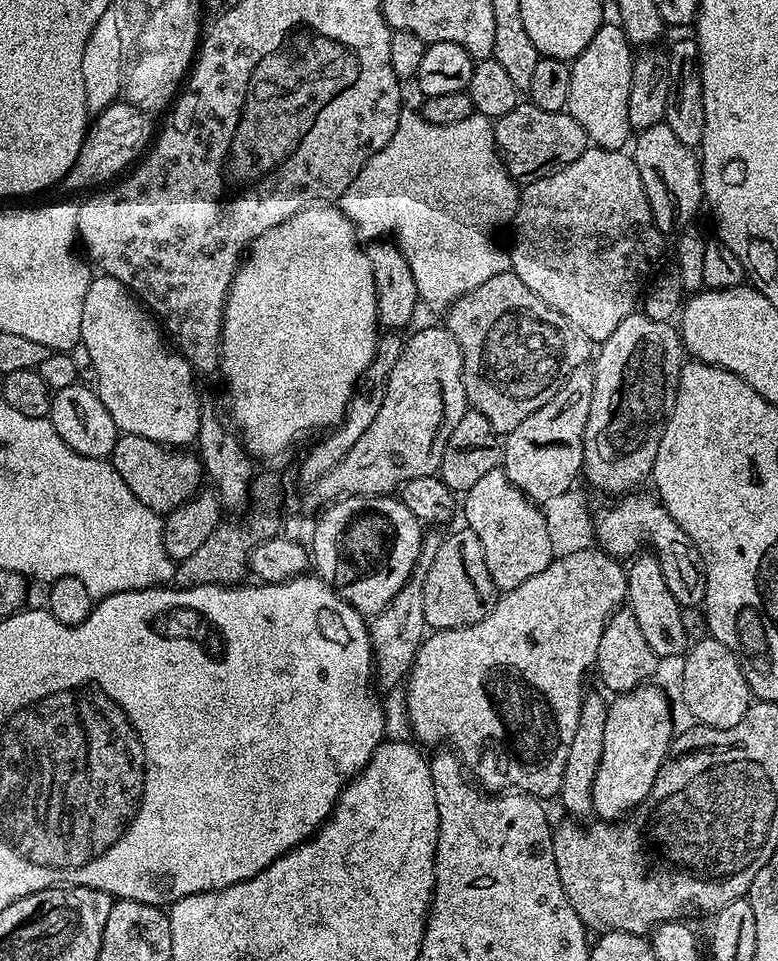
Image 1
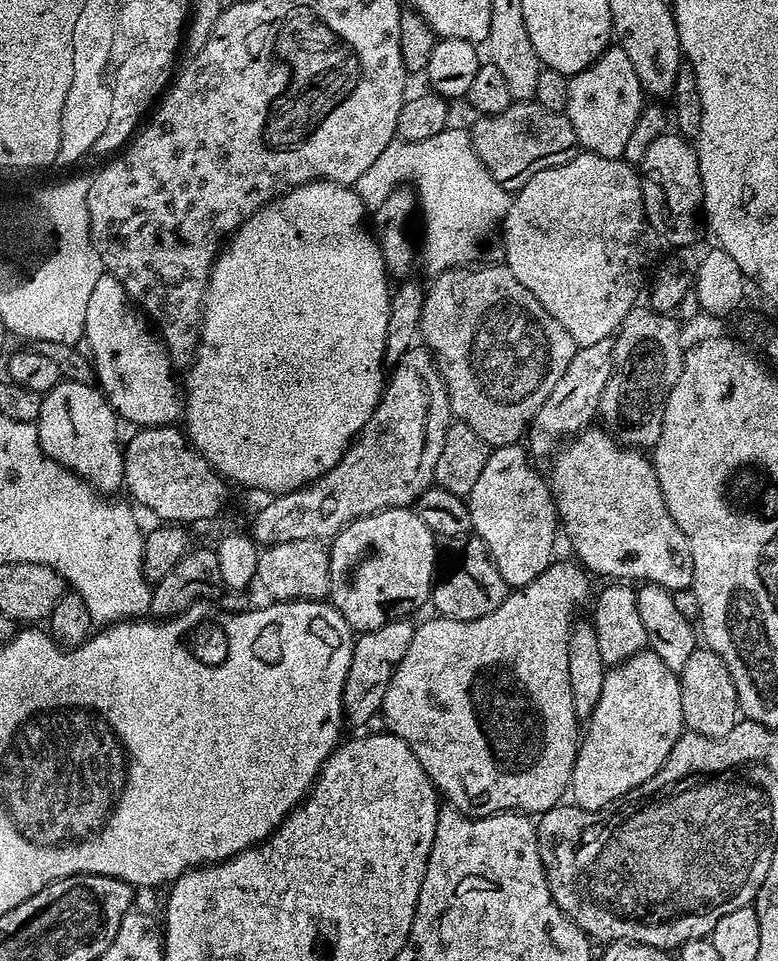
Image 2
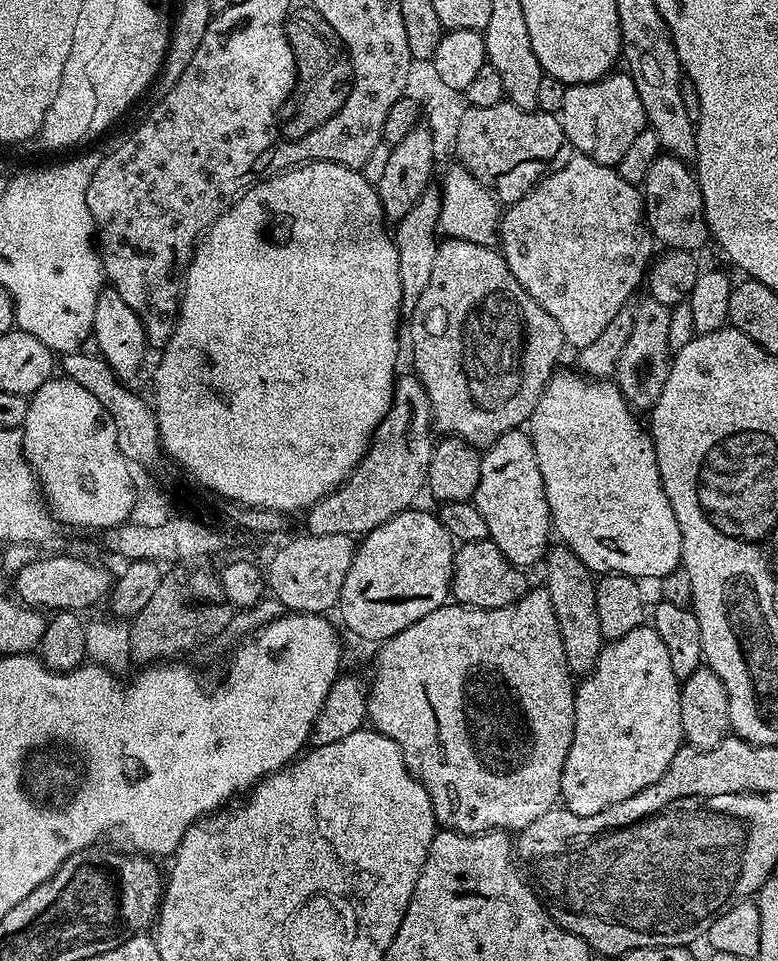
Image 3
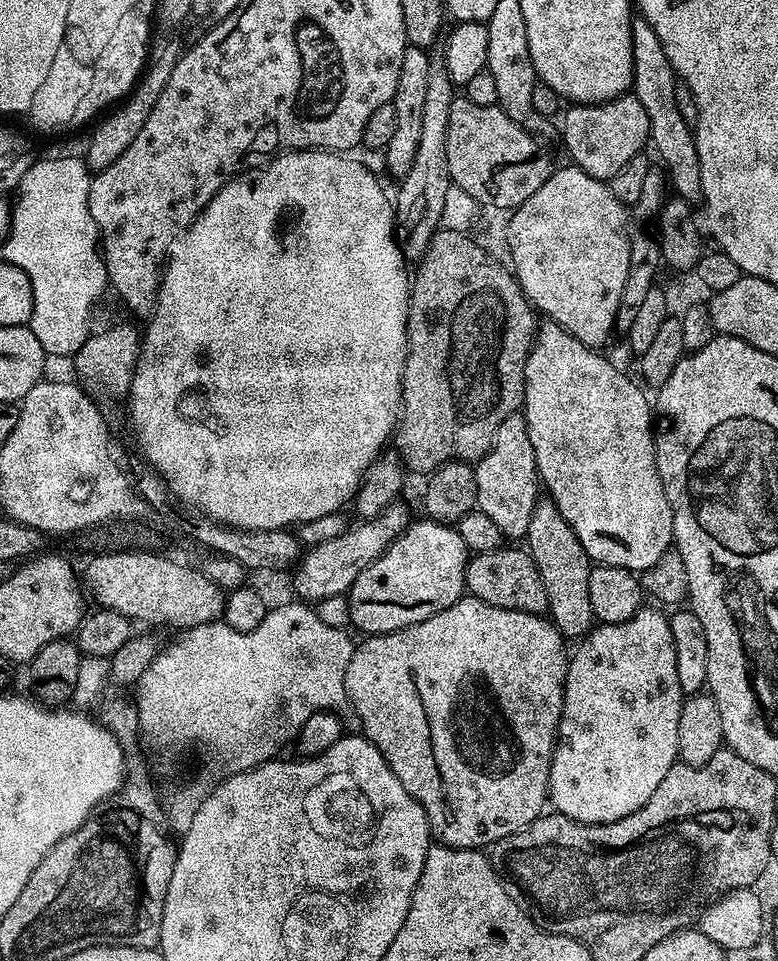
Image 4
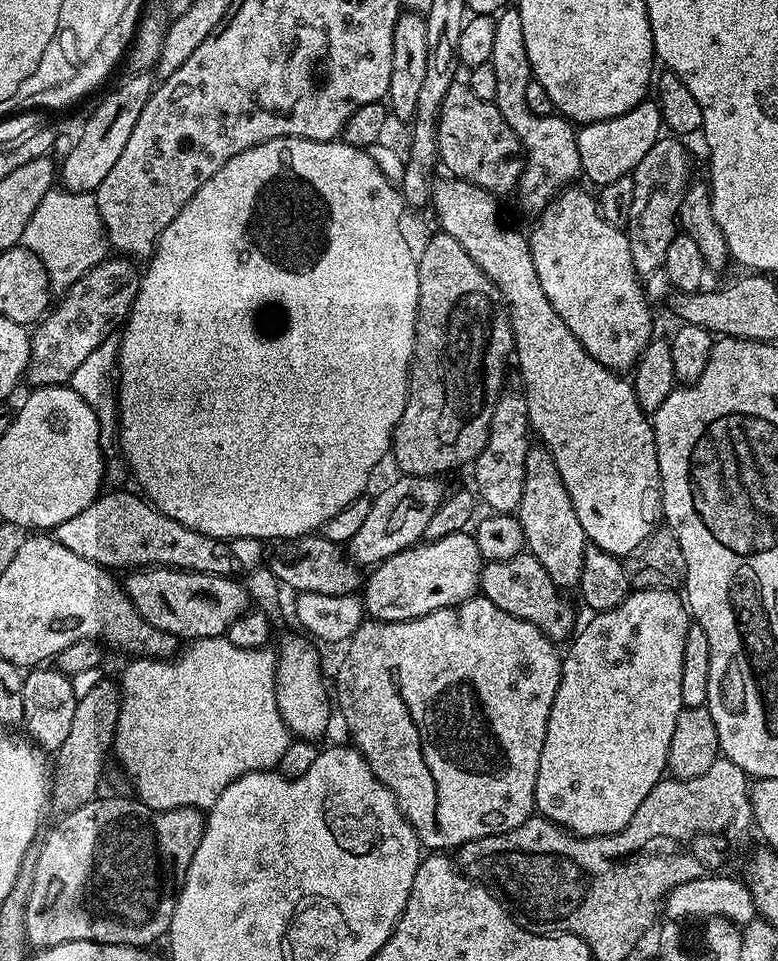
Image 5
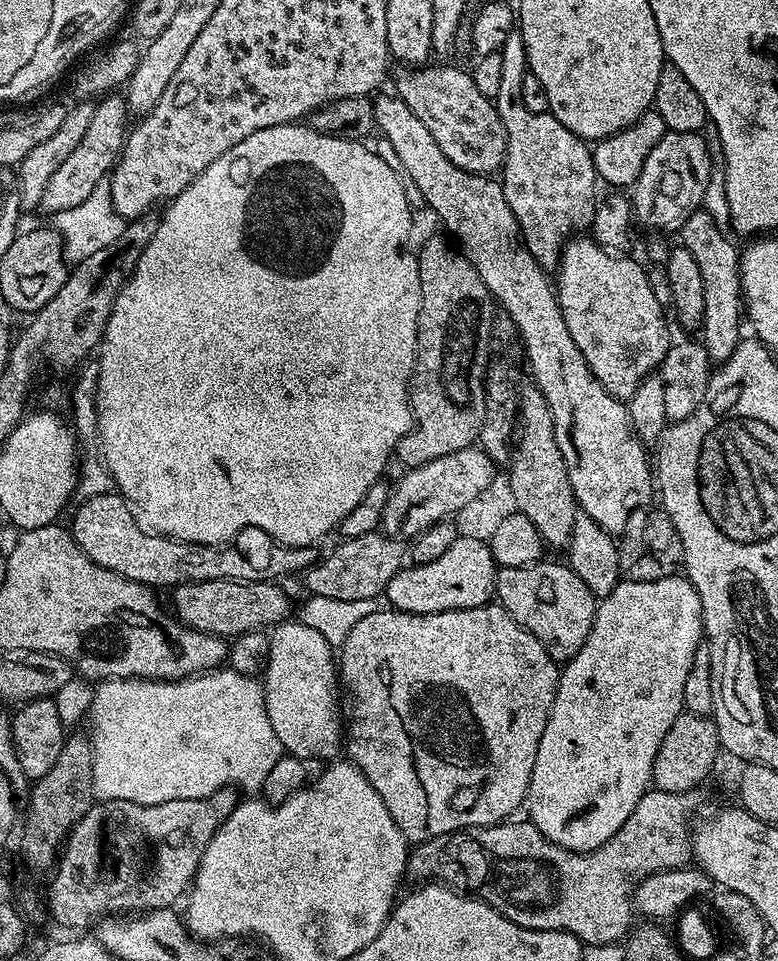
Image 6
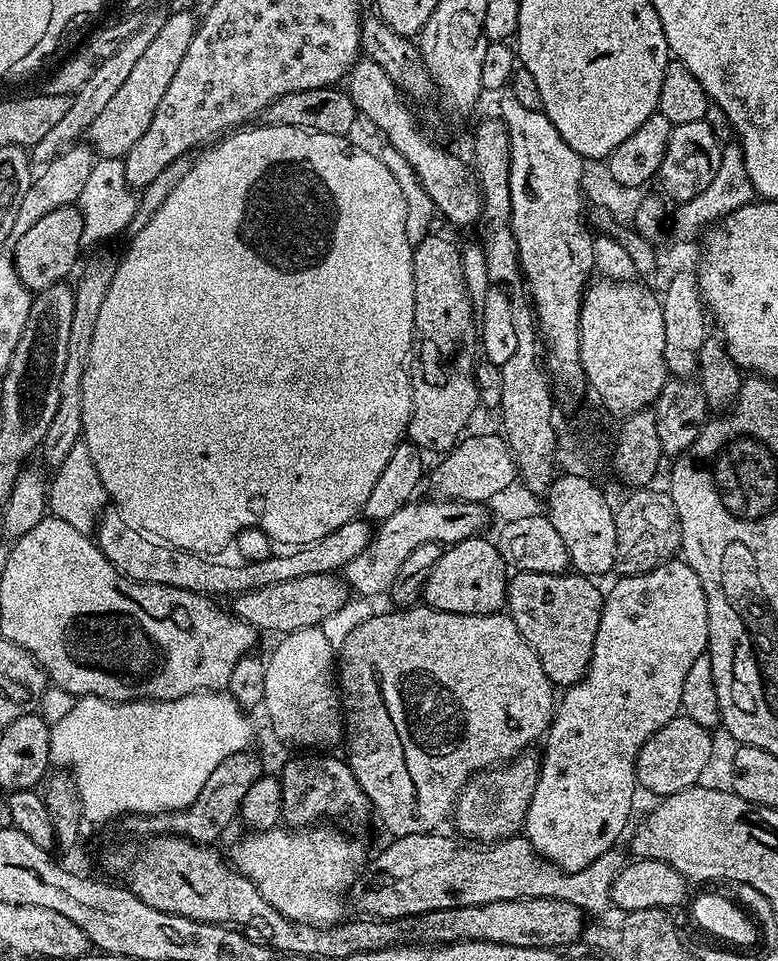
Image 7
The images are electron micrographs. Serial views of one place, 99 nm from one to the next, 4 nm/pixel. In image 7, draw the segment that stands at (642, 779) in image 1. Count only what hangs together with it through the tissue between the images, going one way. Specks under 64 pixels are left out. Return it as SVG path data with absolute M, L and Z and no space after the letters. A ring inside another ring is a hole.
M673 558L657 566L648 573L640 573L637 576L620 576L617 584L612 589L607 589L604 598L602 618L598 622L598 638L594 638L594 650L590 658L588 675L572 685L559 697L558 707L555 709L551 724L548 725L544 756L540 760L540 777L538 786L532 795L532 801L528 807L528 813L524 819L523 835L532 843L533 850L539 856L557 864L564 872L577 872L590 862L594 862L602 854L606 854L617 843L616 839L624 832L628 824L628 815L632 812L632 799L638 793L636 782L636 759L642 750L642 746L654 733L662 730L666 722L670 722L681 711L682 685L686 682L686 673L690 666L694 666L694 658L705 655L708 650L708 607L706 606L706 594L702 590L702 582L698 582L698 574L682 558Z

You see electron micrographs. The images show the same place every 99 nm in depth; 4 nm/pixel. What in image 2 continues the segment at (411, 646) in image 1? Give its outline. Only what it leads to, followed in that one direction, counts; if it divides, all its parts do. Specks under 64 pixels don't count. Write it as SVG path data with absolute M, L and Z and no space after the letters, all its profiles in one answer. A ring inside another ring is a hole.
M408 618L388 620L386 626L378 626L378 630L359 633L352 646L352 661L346 674L344 687L344 719L351 724L368 724L381 715L386 698L386 686L390 686L390 678L394 674L396 664L402 662L406 649L410 646L410 638L414 638L416 629Z

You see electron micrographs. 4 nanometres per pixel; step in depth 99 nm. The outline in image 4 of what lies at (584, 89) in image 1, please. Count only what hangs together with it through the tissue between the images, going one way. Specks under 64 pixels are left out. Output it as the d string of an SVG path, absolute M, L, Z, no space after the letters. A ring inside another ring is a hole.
M634 94L619 96L605 104L572 104L563 109L559 120L558 136L560 132L572 159L569 161L605 182L612 180L635 155L643 153L649 143L650 118L646 118L646 109Z

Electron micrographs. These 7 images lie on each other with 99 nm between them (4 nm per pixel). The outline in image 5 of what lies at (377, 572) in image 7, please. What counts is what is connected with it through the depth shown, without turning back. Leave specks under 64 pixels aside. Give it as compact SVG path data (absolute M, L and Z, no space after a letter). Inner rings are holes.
M323 534L299 536L296 540L277 543L273 548L276 549L269 560L267 557L266 566L285 589L293 588L293 593L350 595L361 591L361 569L352 563L341 545L330 542Z

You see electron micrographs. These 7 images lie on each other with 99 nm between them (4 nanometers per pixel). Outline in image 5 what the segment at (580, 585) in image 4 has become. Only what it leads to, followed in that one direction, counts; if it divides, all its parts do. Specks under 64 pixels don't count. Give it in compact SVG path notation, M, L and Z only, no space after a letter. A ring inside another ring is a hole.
M543 446L529 447L526 454L526 482L522 486L518 519L527 551L542 562L542 570L550 574L560 589L575 589L582 578L582 558L589 542L582 530L582 522L578 522L574 502L570 502L570 494L562 482L562 474L558 474L554 458Z

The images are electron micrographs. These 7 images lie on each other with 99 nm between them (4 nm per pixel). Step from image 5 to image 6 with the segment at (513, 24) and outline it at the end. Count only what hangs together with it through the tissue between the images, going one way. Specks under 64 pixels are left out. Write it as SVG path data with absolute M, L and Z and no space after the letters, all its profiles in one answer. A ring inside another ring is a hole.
M519 31L511 32L500 51L502 83L494 101L502 126L506 130L508 149L504 155L502 183L506 202L514 210L520 237L530 250L538 267L552 270L569 239L575 237L591 221L598 203L594 158L589 141L575 136L551 112L534 114L522 106L522 78L528 72L528 59Z

